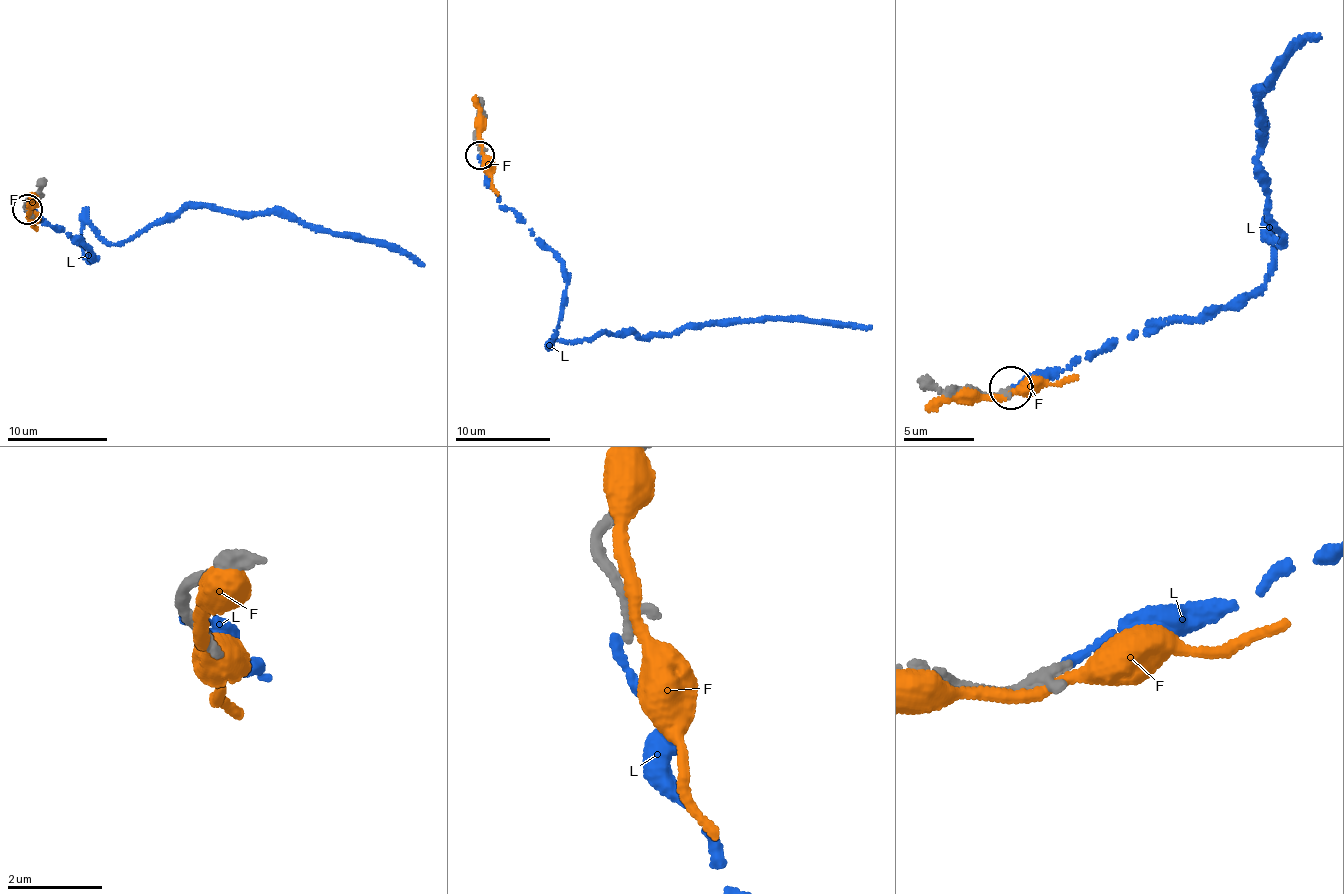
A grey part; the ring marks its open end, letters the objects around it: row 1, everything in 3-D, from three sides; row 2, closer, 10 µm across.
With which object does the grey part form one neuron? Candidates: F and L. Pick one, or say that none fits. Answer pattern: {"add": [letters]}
{"add": []}

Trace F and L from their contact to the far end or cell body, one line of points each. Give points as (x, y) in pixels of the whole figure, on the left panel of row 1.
F: (29, 212), (28, 221), (36, 228)
L: (28, 210), (91, 261), (81, 227), (123, 244), (189, 203), (291, 216), (398, 245), (423, 265)

